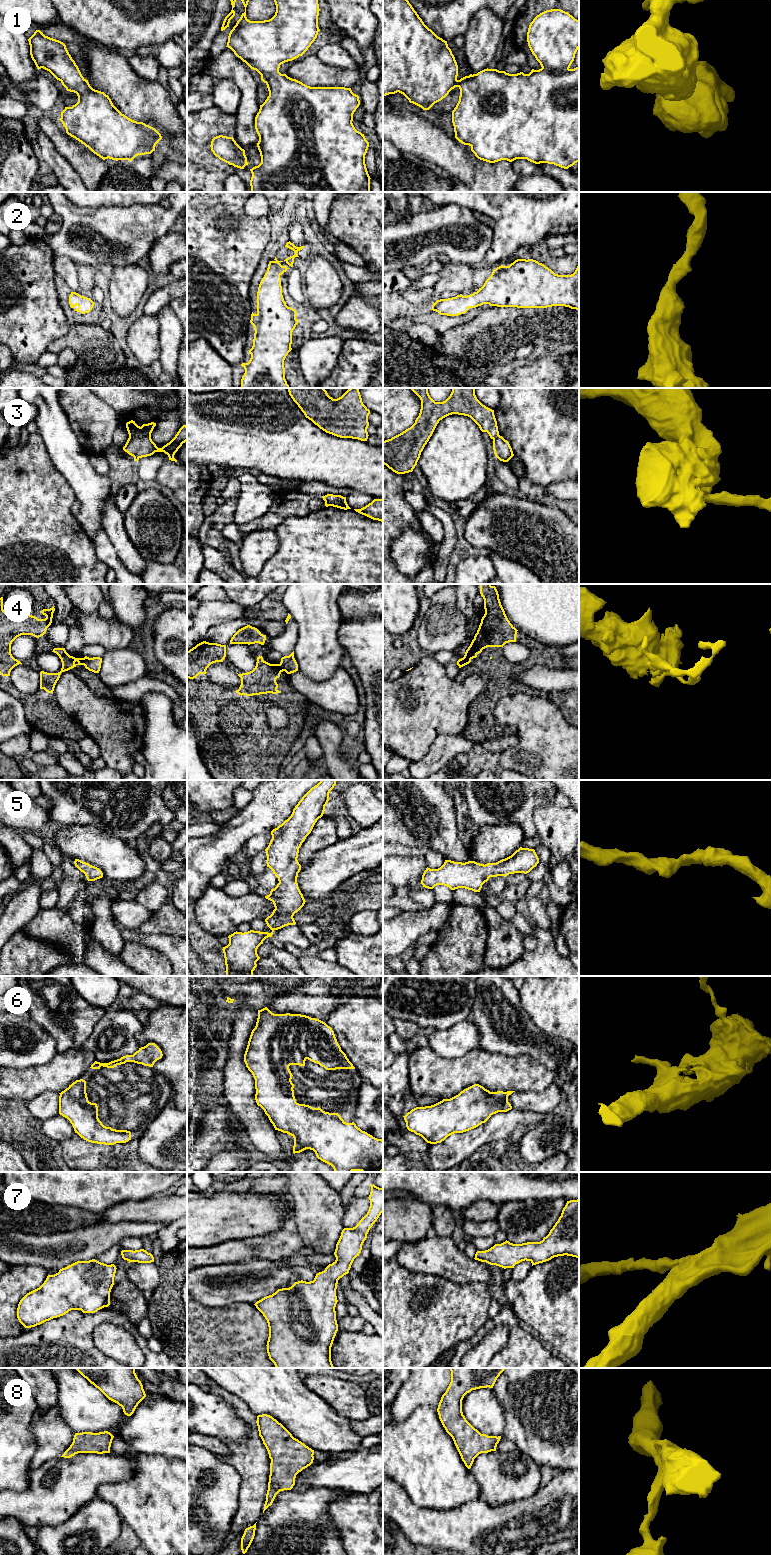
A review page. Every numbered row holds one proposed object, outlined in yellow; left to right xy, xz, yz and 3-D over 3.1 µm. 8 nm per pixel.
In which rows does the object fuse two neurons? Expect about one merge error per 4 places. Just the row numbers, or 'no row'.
3, 4

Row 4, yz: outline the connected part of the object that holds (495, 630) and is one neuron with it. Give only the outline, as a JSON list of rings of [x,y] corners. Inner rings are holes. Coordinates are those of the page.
[[[480,584],[480,594],[484,599],[485,614],[465,652],[465,665],[487,647],[503,647],[506,643],[516,642],[518,630],[508,620],[496,587],[491,584]]]

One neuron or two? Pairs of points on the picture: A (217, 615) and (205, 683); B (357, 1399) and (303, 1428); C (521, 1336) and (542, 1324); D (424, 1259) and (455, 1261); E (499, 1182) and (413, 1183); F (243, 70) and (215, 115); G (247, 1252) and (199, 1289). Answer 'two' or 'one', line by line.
A: two
B: two
C: two
D: one
E: one
F: two
G: two

